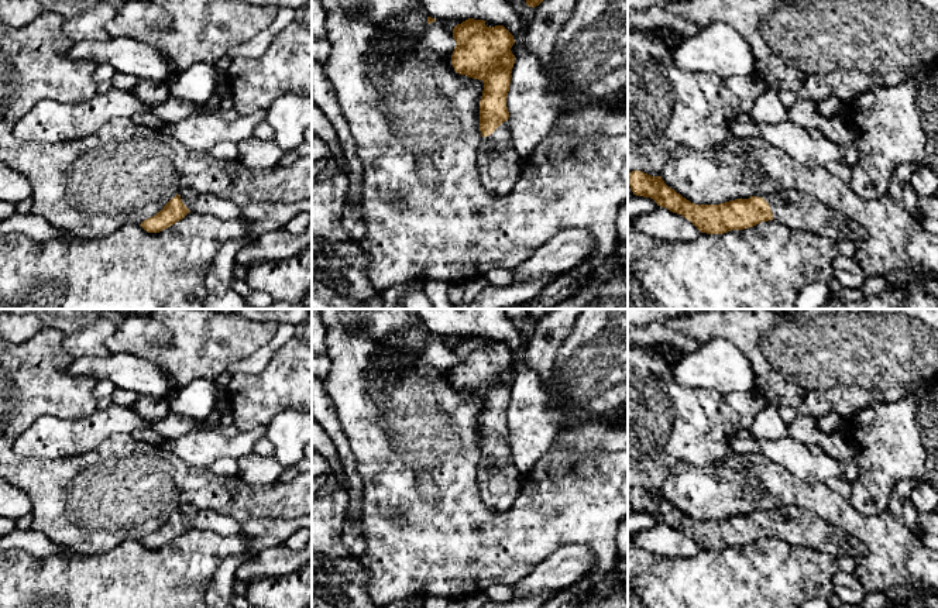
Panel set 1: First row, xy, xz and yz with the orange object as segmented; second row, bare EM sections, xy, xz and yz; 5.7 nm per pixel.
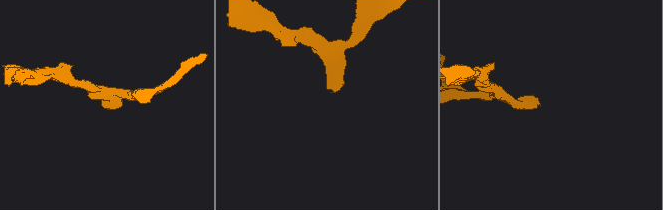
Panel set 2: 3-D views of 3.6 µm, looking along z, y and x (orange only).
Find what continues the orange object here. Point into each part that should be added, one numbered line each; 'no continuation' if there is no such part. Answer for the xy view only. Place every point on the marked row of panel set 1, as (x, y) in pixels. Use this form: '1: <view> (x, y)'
1: xy (188, 196)

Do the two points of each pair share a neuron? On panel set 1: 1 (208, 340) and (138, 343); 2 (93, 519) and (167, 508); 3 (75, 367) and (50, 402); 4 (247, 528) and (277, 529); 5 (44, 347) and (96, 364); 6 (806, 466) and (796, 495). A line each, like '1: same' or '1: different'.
1: same
2: same
3: different
4: same
5: different
6: different

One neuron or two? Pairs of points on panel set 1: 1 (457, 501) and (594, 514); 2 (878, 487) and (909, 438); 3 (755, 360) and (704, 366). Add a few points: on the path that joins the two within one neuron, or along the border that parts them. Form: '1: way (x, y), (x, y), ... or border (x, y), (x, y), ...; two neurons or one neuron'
1: way (491, 521), (540, 521), (547, 514), (560, 514); one neuron
2: way (878, 474), (882, 464), (896, 450); one neuron
3: border (724, 339), (748, 360), (756, 384); two neurons

